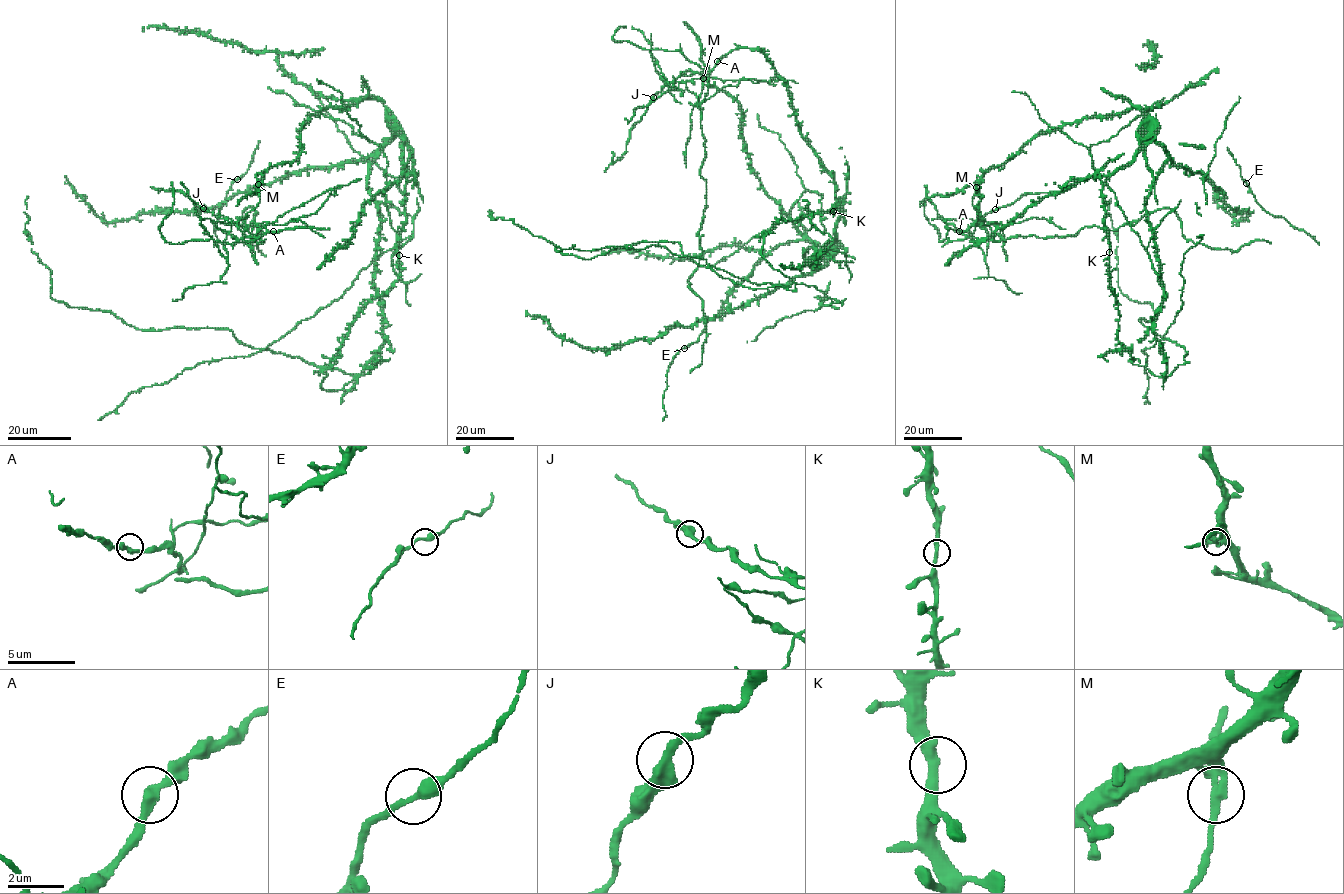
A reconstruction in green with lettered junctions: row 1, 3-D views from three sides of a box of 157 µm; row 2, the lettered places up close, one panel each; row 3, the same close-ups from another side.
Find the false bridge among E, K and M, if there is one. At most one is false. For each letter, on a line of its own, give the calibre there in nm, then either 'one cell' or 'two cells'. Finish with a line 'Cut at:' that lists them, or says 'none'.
E: 340 nm thick; one cell
K: 340 nm thick; one cell
M: 320 nm thick; two cells
Cut at: M

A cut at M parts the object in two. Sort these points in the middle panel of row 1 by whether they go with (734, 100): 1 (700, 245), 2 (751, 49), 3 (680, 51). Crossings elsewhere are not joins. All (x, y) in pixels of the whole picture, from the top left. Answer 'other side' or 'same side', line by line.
1: other side
2: other side
3: other side

